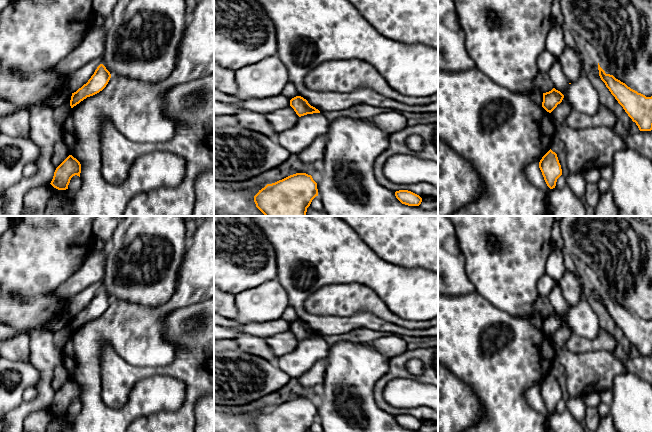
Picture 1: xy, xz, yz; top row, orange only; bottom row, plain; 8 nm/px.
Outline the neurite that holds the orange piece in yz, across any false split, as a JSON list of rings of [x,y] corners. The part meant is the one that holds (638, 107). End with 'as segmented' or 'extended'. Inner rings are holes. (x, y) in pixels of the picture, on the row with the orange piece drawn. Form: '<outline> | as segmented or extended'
[[[598,63],[599,76],[623,107],[628,116],[636,123],[640,131],[652,130],[652,96],[646,97],[616,79],[606,74]]] | as segmented

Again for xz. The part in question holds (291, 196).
[[[296,173],[272,184],[267,184],[254,196],[256,207],[265,216],[306,216],[307,208],[318,196],[317,183],[311,175]]] | as segmented

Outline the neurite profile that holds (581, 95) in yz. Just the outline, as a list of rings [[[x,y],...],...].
[[[583,66],[578,80],[569,85],[566,97],[572,110],[589,116],[598,112],[600,106],[598,92],[590,82]]]

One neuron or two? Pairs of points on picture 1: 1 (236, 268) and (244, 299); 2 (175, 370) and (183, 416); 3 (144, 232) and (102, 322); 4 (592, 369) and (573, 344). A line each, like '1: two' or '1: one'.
1: two
2: one
3: two
4: two

